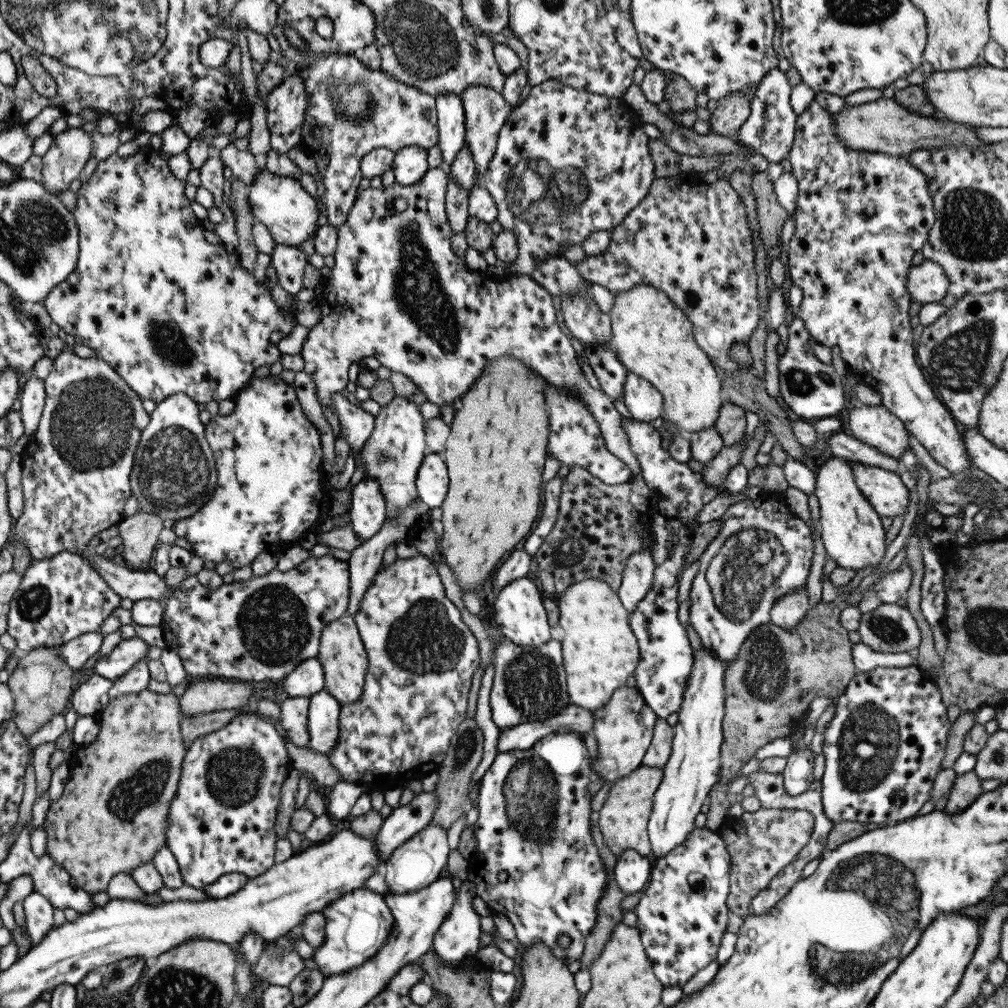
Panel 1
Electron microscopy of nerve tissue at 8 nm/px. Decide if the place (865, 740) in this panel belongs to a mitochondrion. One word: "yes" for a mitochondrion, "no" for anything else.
yes

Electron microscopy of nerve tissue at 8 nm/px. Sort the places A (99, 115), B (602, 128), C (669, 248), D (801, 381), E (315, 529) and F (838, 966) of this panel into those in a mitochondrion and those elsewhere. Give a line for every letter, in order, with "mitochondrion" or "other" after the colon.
A: other
B: other
C: other
D: mitochondrion
E: other
F: mitochondrion

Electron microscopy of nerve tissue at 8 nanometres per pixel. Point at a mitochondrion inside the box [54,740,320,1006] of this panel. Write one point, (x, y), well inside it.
(130, 797)

